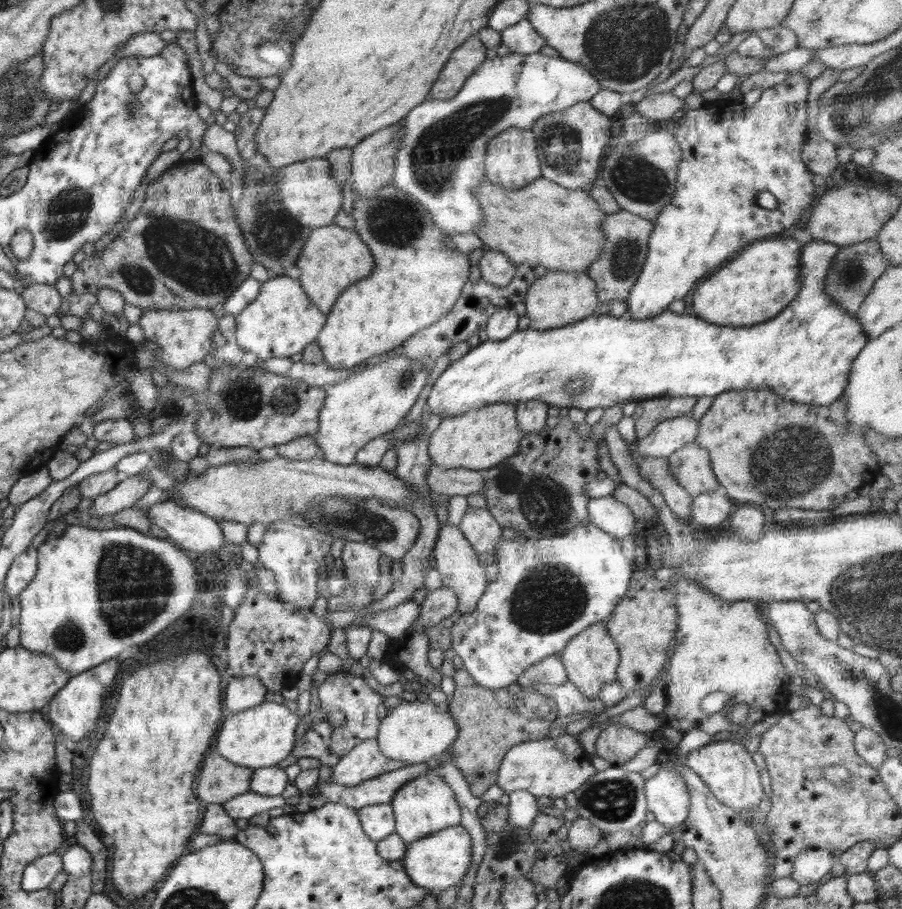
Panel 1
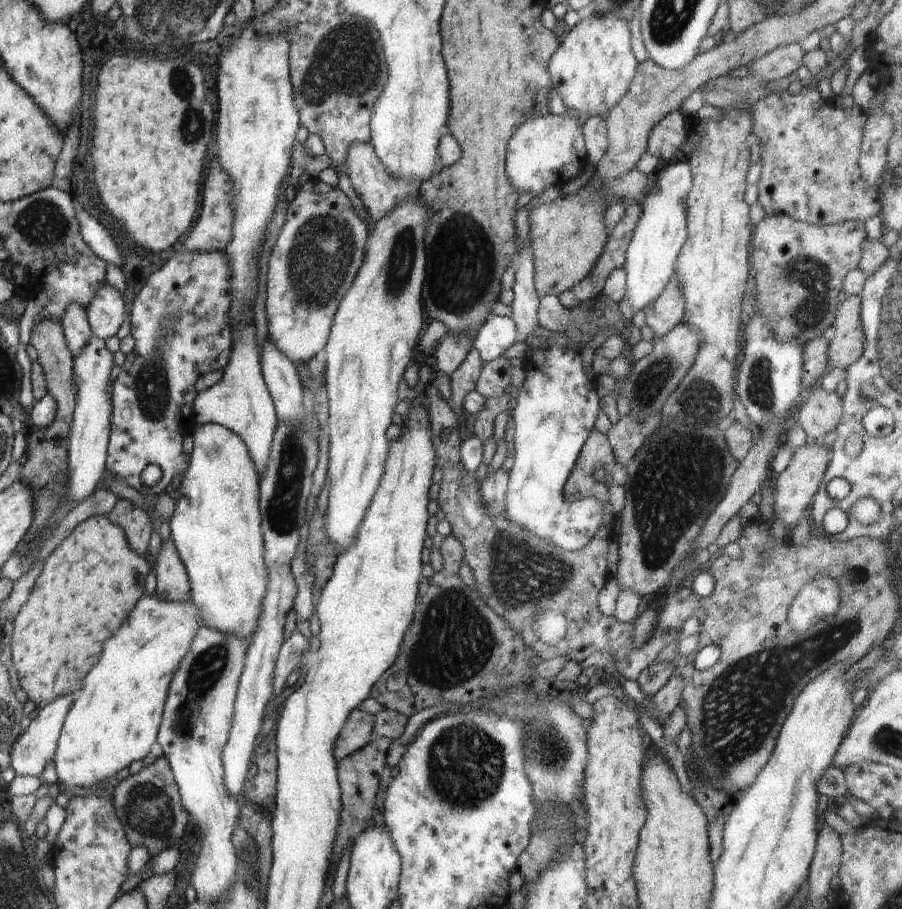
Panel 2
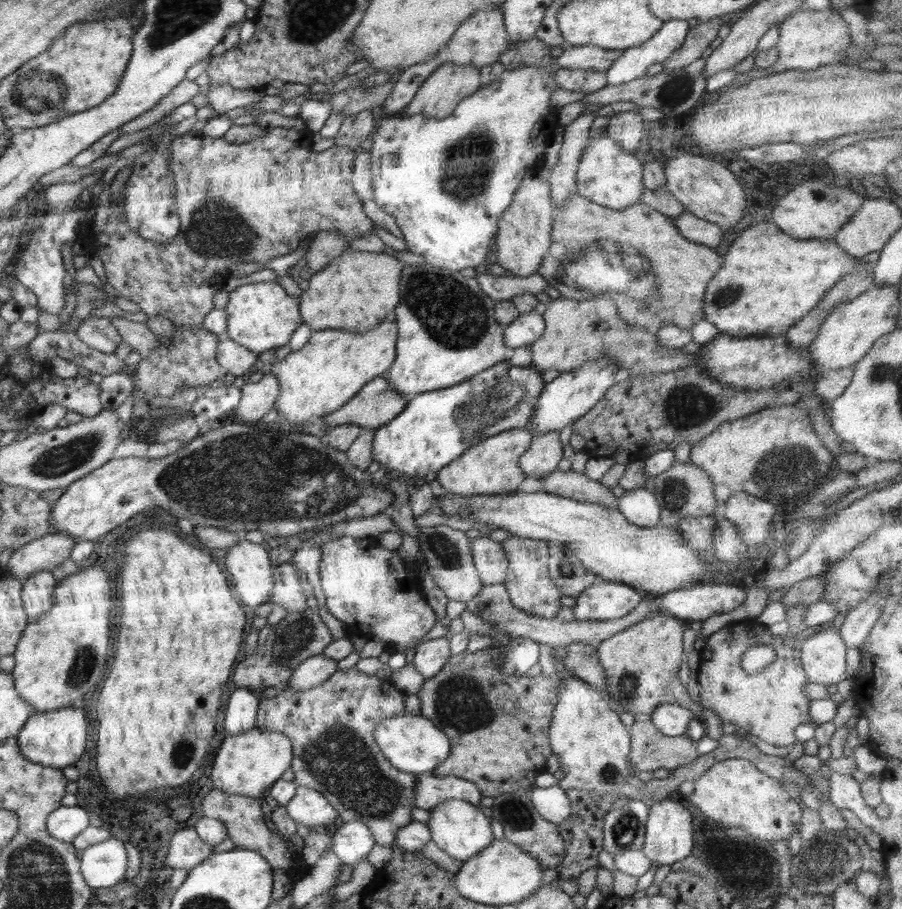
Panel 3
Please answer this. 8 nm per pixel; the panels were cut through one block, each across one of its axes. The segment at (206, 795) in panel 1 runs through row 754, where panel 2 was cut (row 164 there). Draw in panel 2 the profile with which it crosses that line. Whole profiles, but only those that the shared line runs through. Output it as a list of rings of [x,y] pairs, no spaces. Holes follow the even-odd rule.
[[[216,156],[211,160],[210,170],[206,182],[204,182],[204,191],[202,198],[202,212],[198,222],[189,233],[184,250],[194,253],[196,251],[223,251],[232,238],[233,218],[235,215],[233,202],[231,201],[231,180],[229,176],[220,168],[219,160]]]

